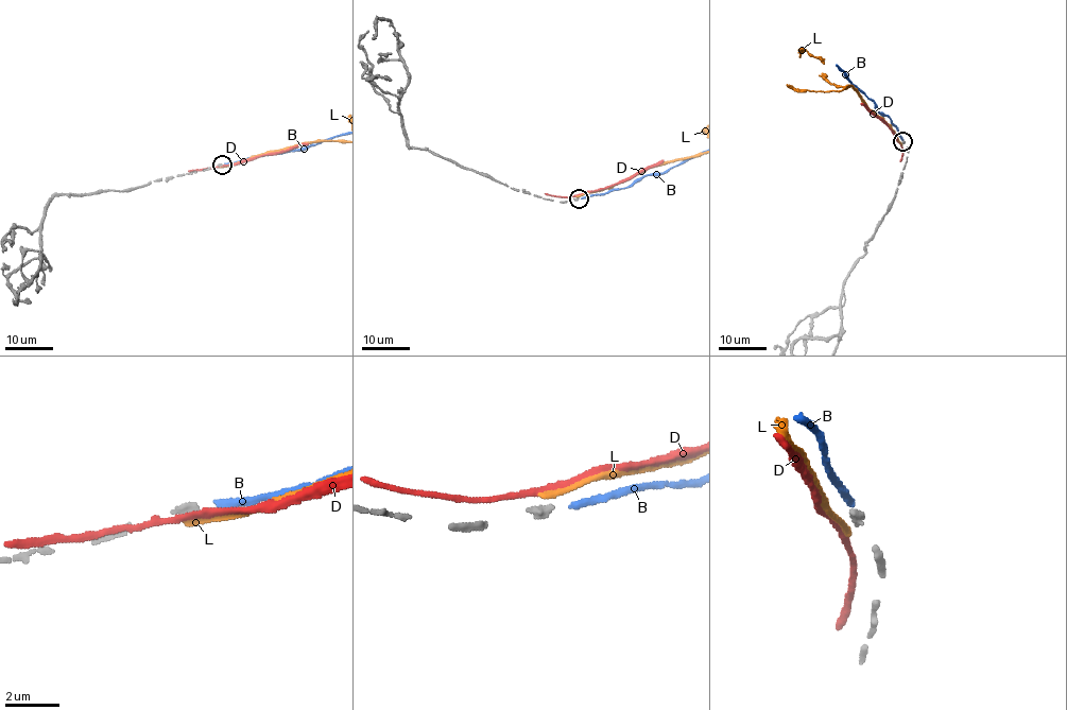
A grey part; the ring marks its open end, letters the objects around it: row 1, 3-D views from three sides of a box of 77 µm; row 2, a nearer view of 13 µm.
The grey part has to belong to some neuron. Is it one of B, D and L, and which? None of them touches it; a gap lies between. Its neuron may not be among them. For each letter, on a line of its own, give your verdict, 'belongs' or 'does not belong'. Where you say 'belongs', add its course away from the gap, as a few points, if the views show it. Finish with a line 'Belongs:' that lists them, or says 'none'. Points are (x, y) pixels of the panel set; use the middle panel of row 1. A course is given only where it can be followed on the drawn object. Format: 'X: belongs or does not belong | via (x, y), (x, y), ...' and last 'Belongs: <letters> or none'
B: belongs
D: does not belong
L: does not belong
Belongs: B

